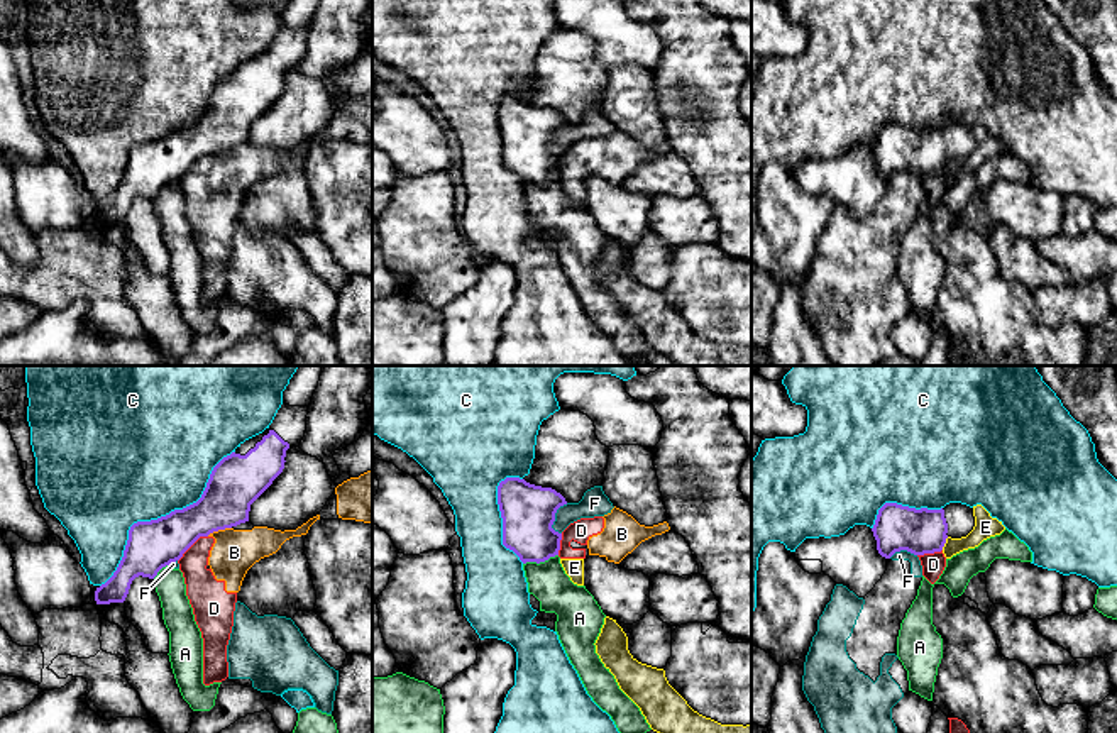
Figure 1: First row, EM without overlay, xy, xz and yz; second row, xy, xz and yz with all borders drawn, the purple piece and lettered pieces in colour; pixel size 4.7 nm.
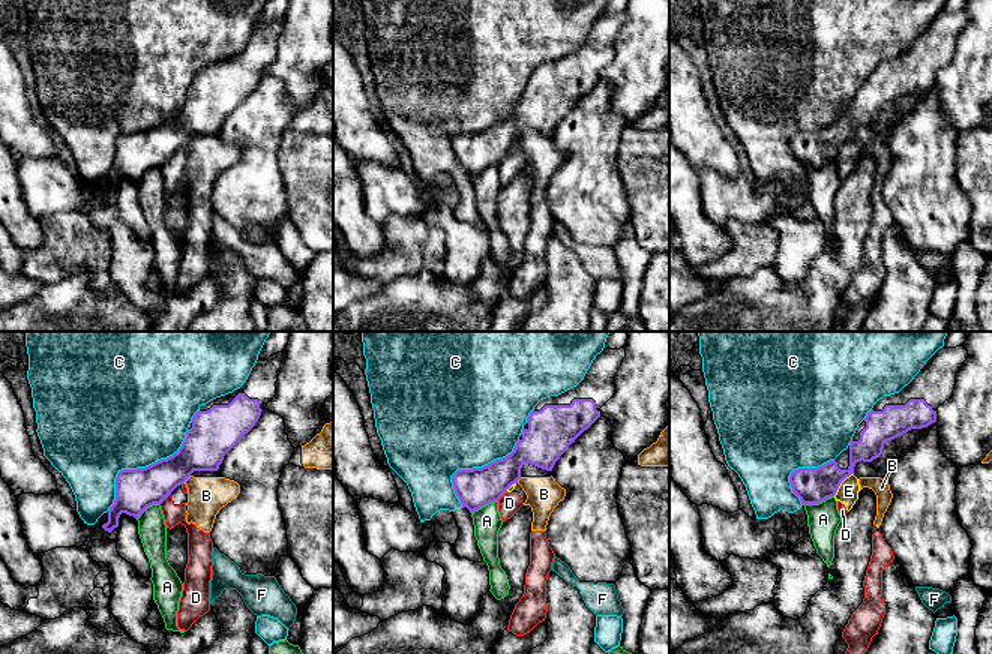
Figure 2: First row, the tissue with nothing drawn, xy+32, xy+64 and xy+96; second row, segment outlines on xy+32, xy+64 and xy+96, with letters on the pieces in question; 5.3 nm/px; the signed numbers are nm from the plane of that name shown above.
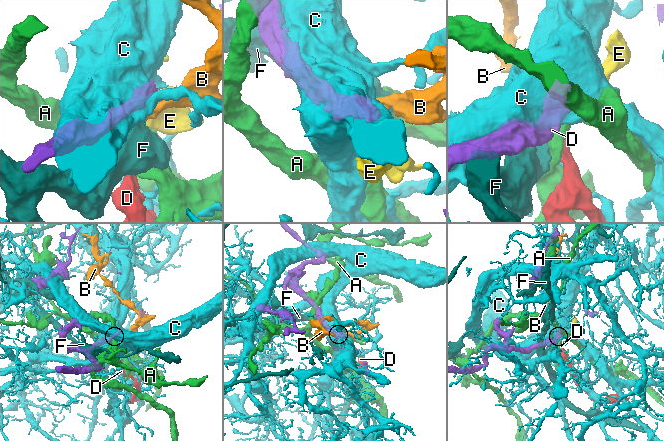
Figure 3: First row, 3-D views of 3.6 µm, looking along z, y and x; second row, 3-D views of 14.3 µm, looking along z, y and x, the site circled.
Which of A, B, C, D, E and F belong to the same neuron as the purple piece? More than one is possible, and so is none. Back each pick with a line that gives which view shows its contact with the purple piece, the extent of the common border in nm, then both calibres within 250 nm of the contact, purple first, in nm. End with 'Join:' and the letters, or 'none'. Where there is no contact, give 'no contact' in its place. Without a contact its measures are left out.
Join: none

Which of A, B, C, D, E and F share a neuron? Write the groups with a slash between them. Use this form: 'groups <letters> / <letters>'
groups A / B D E / C / F

